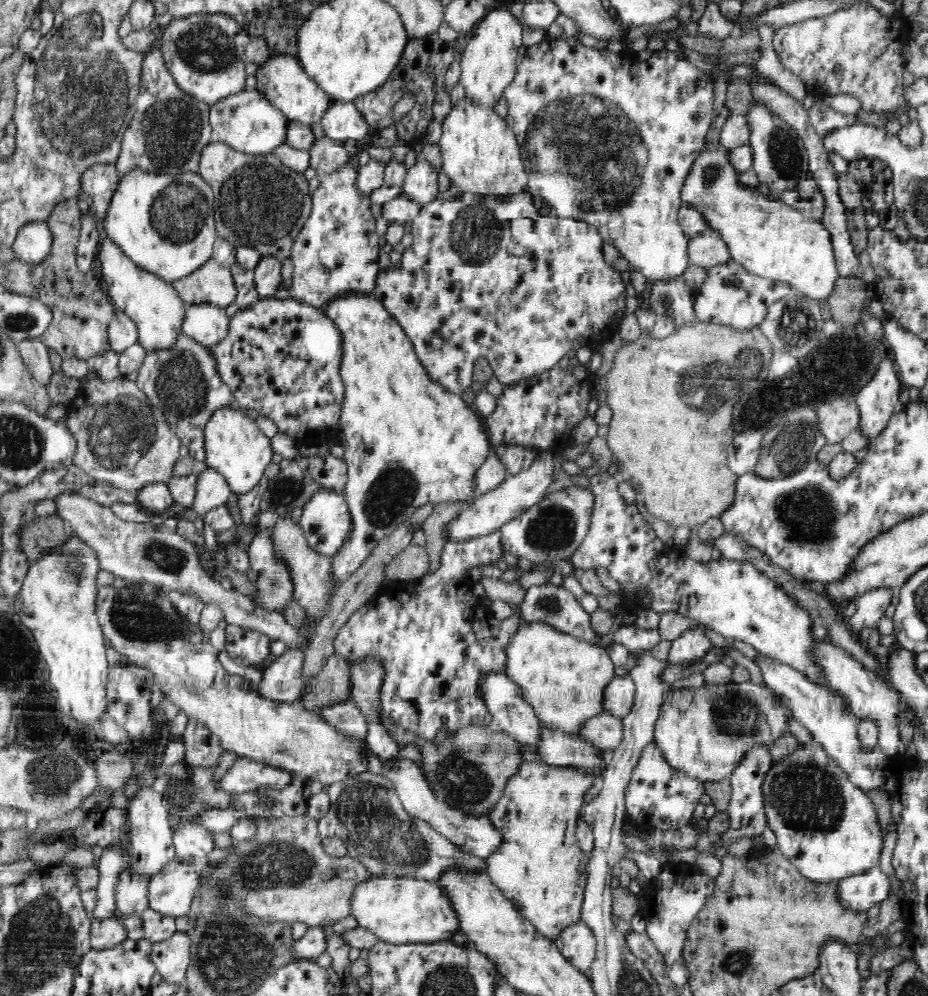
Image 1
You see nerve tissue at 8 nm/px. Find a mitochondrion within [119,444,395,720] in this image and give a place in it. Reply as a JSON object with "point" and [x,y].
{"point":[167,558]}

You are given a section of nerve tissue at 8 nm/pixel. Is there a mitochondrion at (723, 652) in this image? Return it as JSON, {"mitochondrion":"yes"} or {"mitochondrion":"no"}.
{"mitochondrion":"no"}

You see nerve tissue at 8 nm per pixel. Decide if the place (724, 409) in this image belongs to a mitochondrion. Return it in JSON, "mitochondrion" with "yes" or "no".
{"mitochondrion":"yes"}

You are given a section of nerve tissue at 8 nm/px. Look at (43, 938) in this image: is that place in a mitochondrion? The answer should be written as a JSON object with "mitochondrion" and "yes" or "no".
{"mitochondrion":"yes"}

